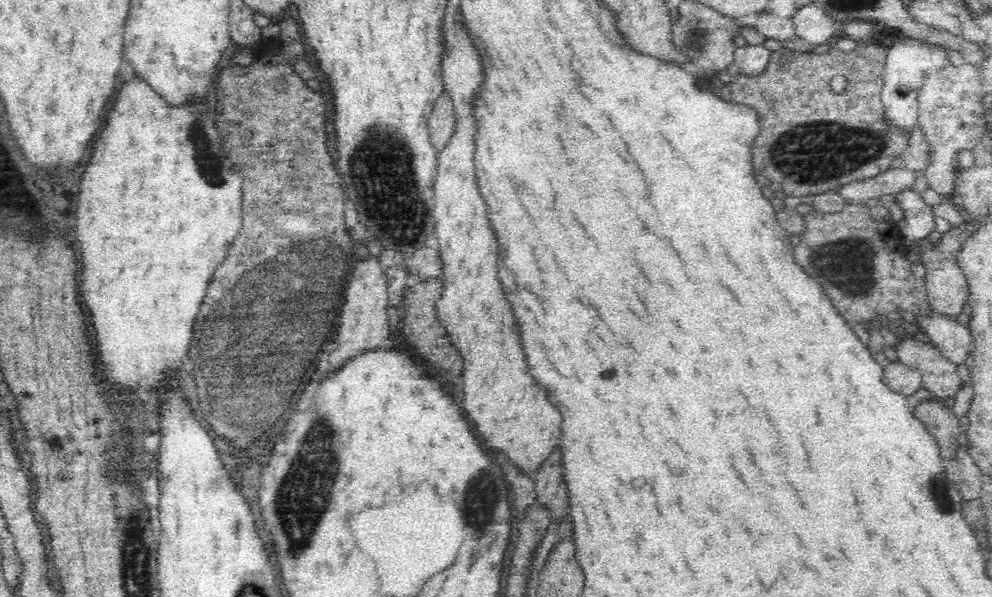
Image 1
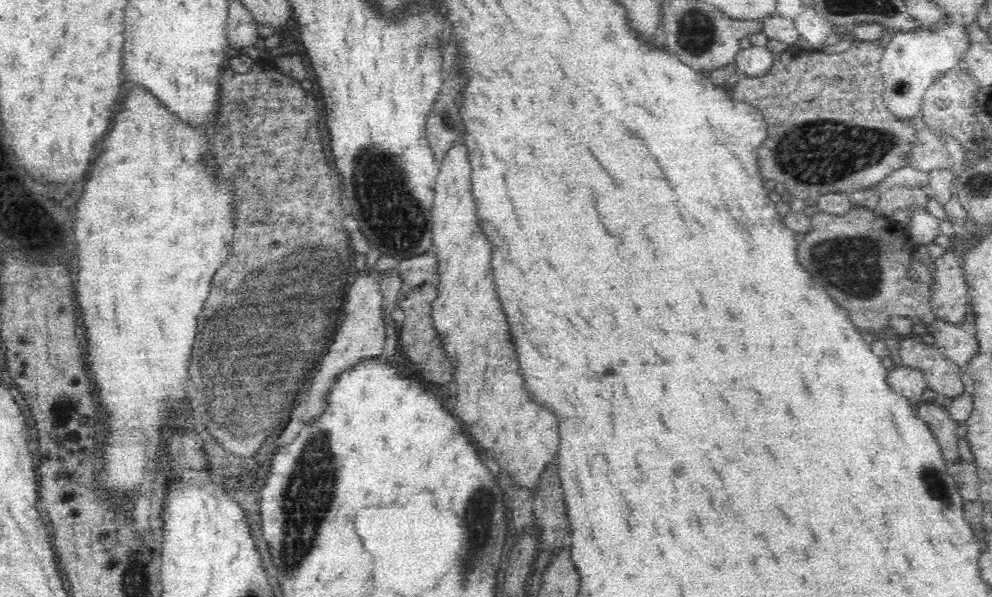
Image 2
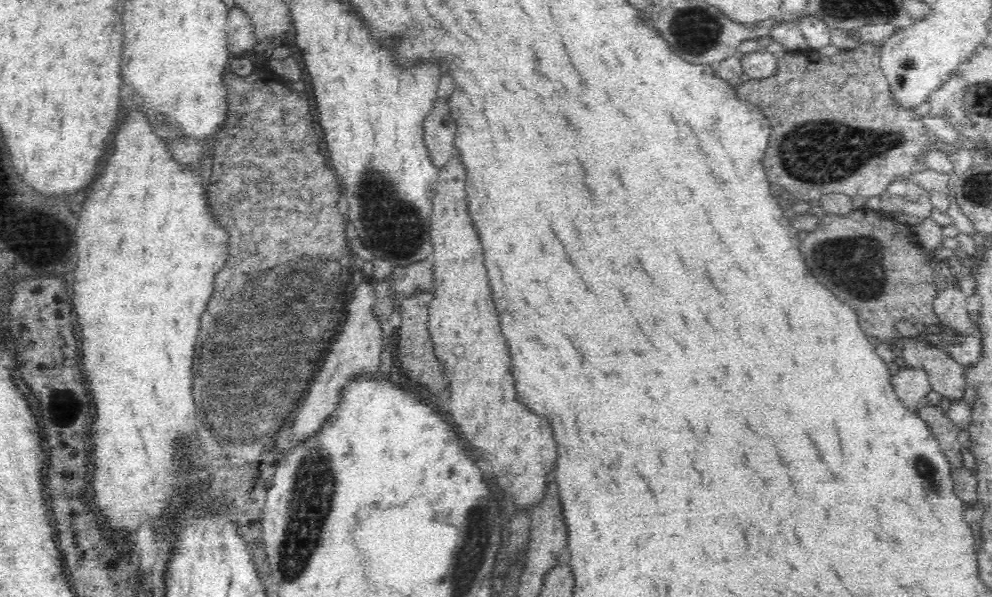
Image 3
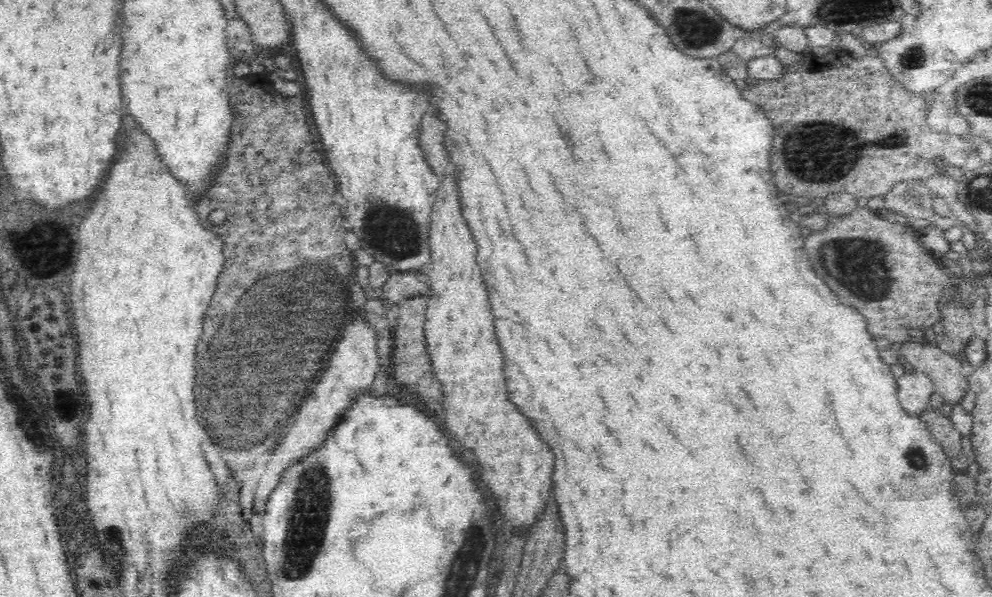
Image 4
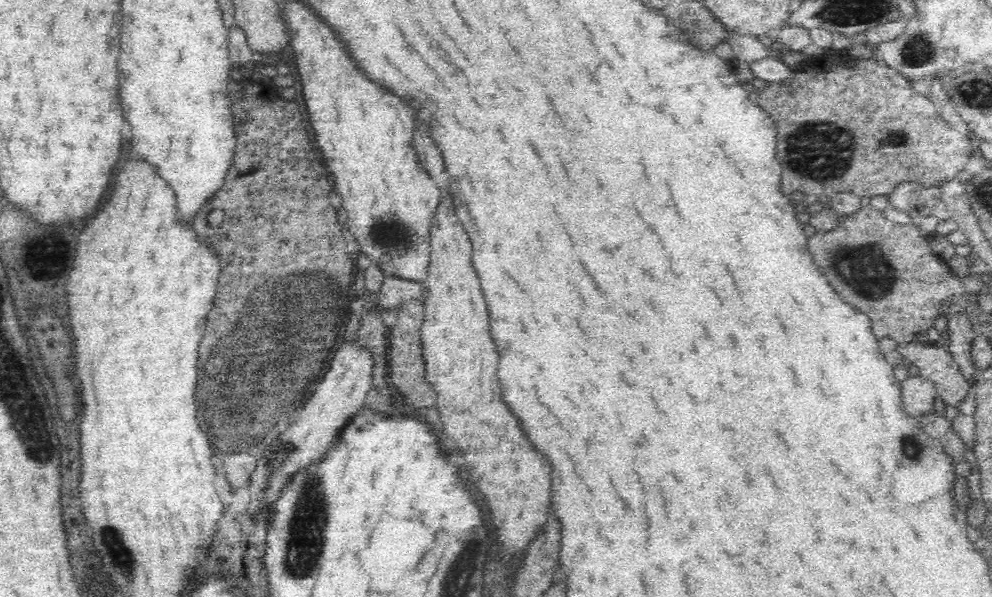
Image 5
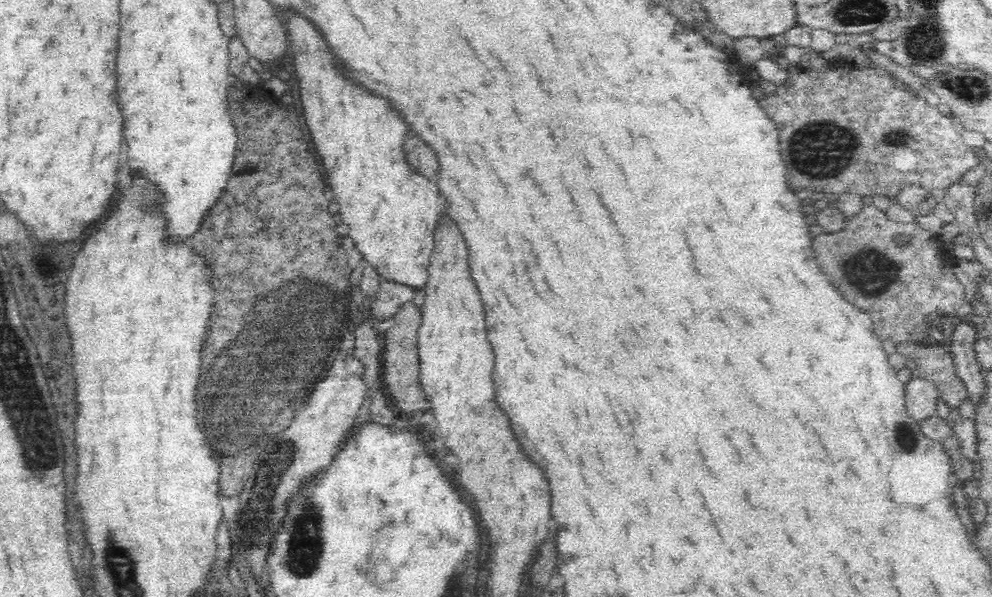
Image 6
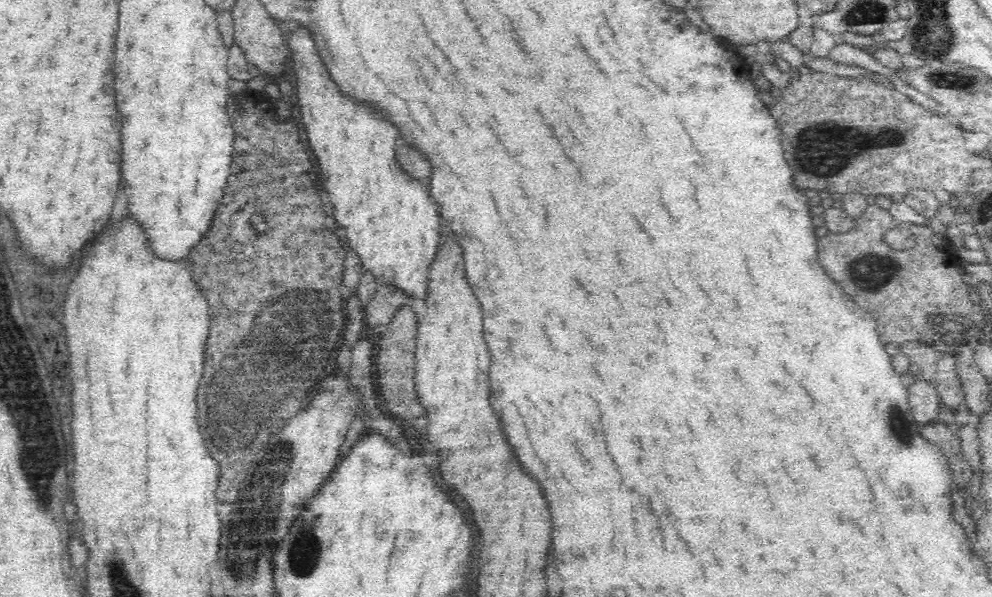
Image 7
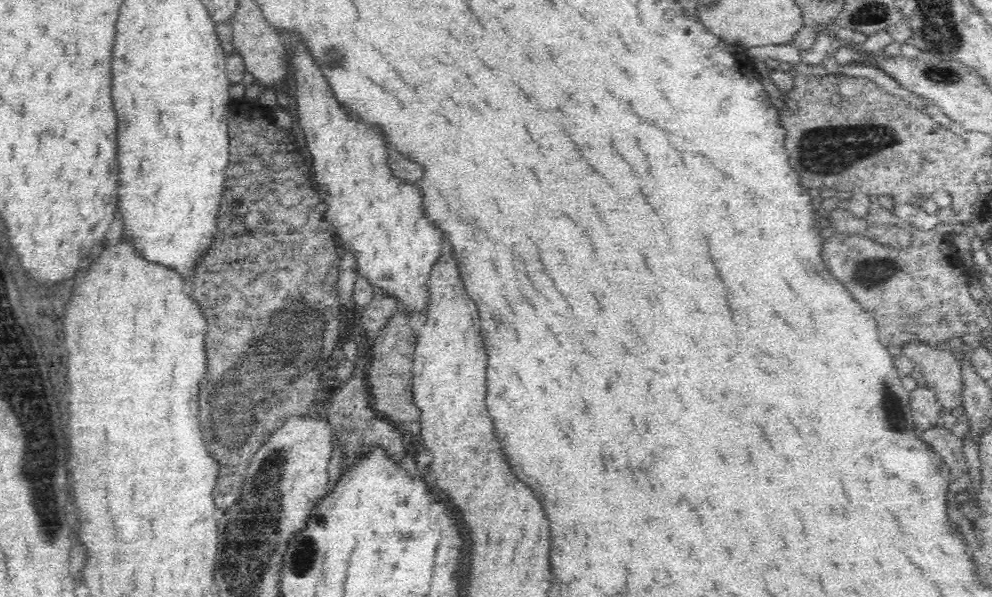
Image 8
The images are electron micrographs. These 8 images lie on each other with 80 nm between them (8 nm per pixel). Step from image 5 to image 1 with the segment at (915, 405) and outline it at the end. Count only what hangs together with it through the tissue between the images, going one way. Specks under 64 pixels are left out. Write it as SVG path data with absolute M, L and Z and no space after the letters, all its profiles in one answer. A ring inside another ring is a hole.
M898 360L884 366L883 382L892 391L905 397L923 389L923 377L920 369L906 366Z

